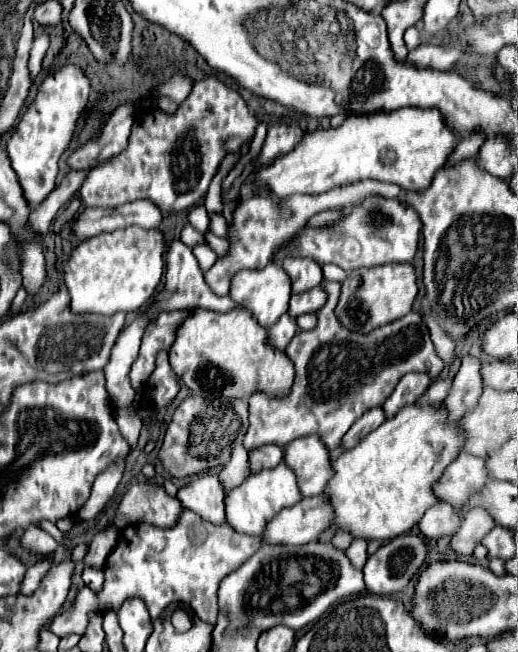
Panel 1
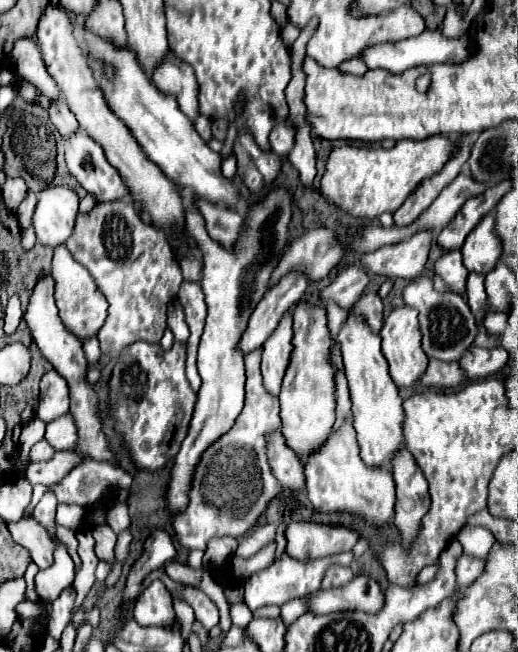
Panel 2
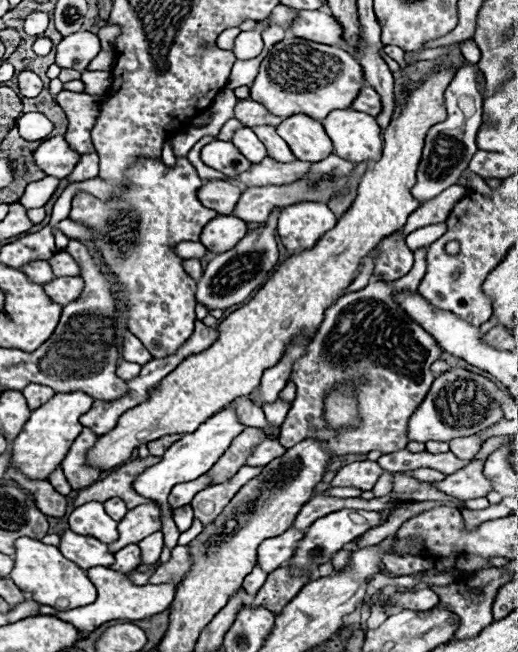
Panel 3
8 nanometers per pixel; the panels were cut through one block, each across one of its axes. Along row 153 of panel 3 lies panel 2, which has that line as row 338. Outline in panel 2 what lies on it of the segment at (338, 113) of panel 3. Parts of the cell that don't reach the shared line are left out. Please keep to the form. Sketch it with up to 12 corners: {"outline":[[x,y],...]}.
{"outline":[[348,314],[336,342],[360,456],[390,466],[402,398],[380,336]]}

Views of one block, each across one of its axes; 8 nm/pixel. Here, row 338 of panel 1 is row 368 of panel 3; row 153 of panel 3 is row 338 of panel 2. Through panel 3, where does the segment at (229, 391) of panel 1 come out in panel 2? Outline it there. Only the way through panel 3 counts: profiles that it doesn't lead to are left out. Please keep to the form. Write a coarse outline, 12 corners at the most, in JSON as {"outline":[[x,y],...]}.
{"outline":[[416,310],[384,320],[382,354],[398,388],[414,386],[428,368]]}

